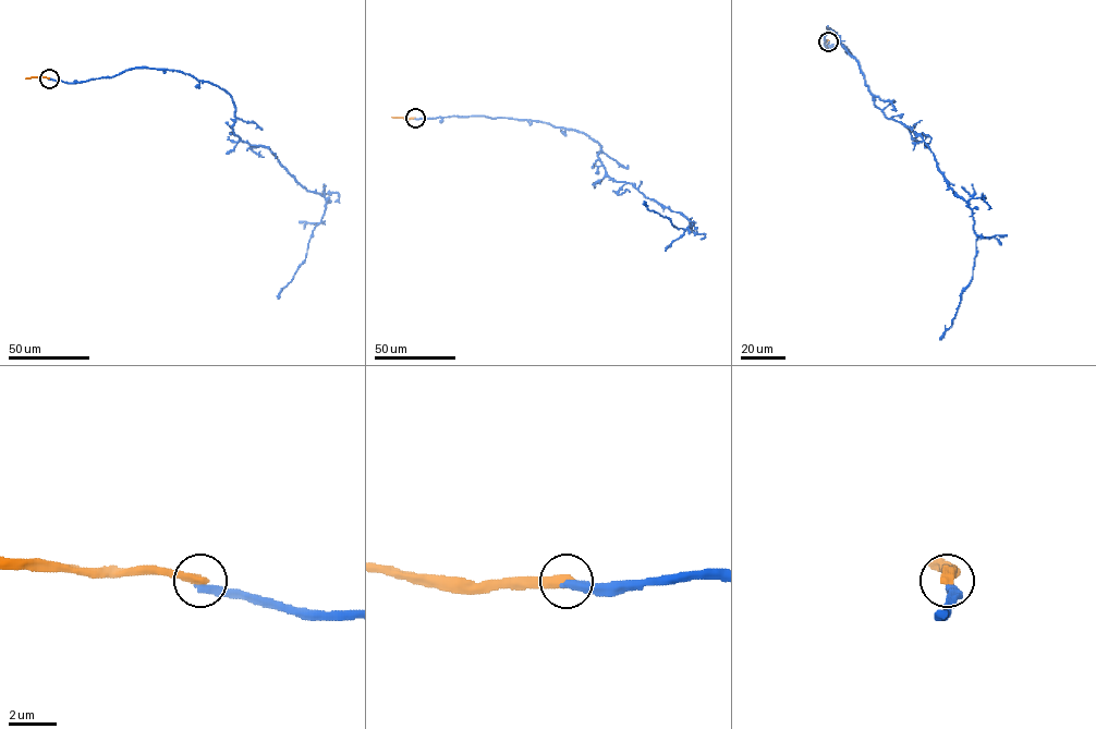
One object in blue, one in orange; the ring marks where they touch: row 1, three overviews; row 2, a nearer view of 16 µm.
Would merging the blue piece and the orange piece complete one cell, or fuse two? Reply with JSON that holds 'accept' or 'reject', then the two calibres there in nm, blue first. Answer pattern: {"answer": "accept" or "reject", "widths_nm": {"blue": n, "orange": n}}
{"answer": "reject", "widths_nm": {"blue": 360, "orange": 440}}

